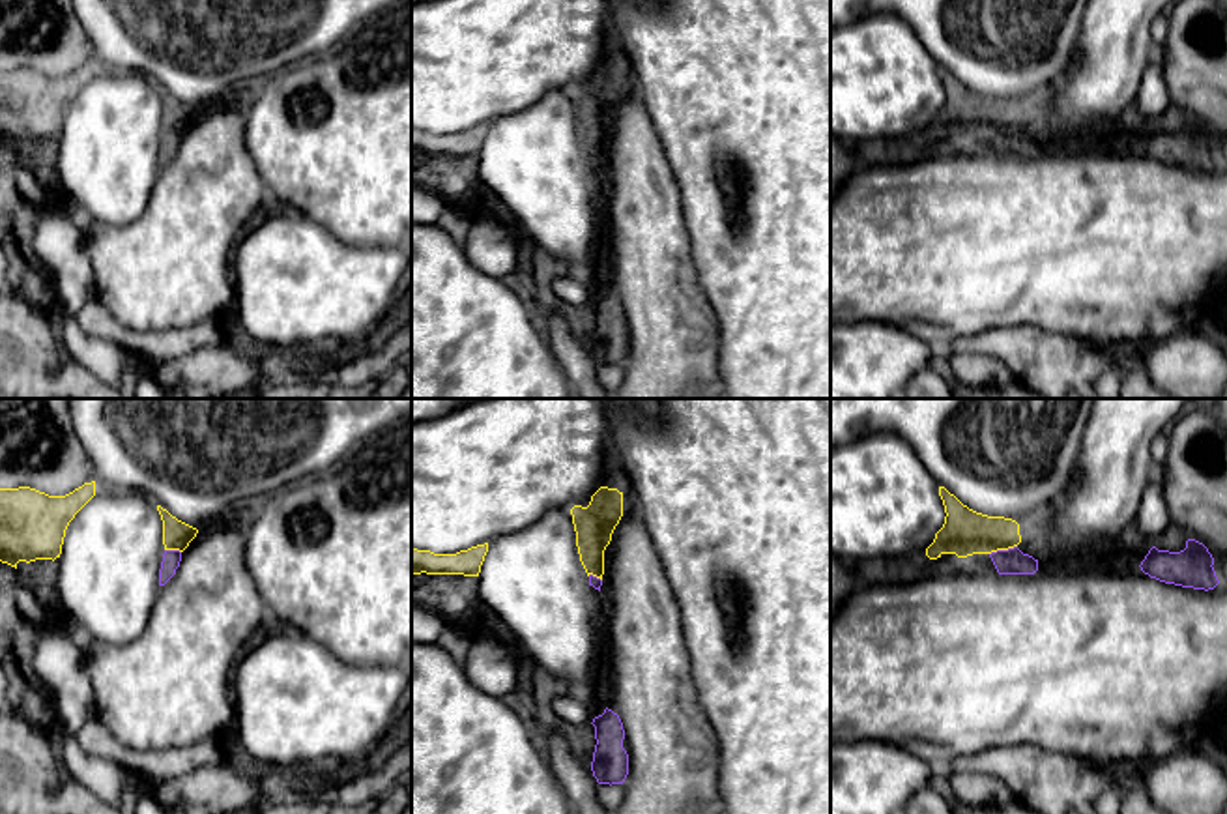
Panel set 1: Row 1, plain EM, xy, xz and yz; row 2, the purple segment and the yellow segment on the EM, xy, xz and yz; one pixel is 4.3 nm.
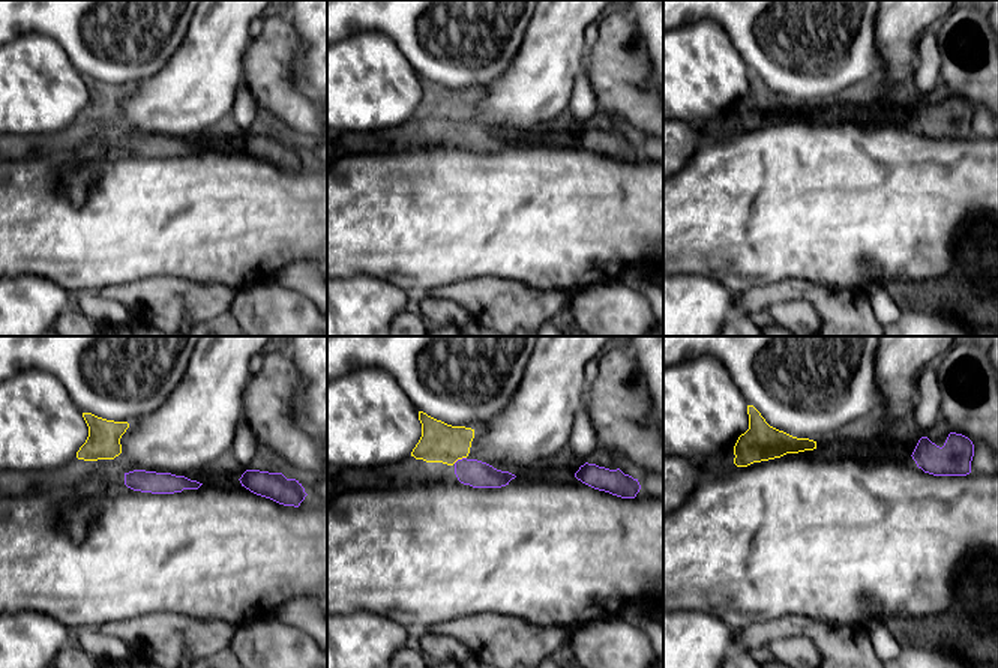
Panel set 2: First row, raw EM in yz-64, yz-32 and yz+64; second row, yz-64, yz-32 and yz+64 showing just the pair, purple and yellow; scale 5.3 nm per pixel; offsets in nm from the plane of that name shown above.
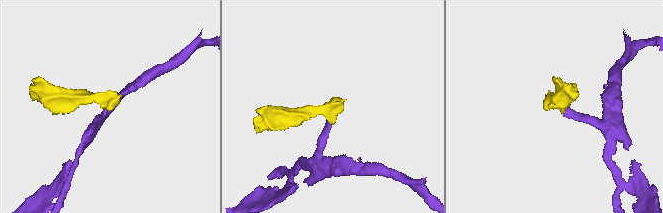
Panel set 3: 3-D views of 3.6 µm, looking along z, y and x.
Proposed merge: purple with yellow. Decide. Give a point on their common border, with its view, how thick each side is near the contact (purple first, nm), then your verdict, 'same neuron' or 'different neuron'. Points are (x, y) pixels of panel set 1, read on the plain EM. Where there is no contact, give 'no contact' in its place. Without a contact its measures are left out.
meets purple in yz at (1003, 131); 110 nm thick on the purple side, 200 nm on the other; same neuron

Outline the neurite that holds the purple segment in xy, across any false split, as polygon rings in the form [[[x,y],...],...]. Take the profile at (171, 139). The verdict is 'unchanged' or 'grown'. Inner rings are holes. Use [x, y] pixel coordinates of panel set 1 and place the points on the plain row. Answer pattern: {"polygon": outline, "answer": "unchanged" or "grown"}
{"polygon": [[[157,86],[157,92],[163,101],[163,125],[165,125],[165,135],[159,150],[159,167],[165,167],[176,155],[176,150],[180,148],[181,142],[181,133],[196,118],[198,110],[178,101],[161,86]]], "answer": "grown"}

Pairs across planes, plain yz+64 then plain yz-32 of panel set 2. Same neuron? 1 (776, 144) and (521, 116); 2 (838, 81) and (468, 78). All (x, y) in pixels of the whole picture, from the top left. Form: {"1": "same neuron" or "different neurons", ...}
{"1": "different neurons", "2": "same neuron"}

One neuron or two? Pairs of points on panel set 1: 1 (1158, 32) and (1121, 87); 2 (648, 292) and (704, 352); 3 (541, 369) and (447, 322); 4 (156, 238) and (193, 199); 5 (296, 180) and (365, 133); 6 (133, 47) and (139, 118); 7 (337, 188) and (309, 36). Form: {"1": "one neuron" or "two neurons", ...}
{"1": "two neurons", "2": "one neuron", "3": "one neuron", "4": "one neuron", "5": "one neuron", "6": "two neurons", "7": "two neurons"}

